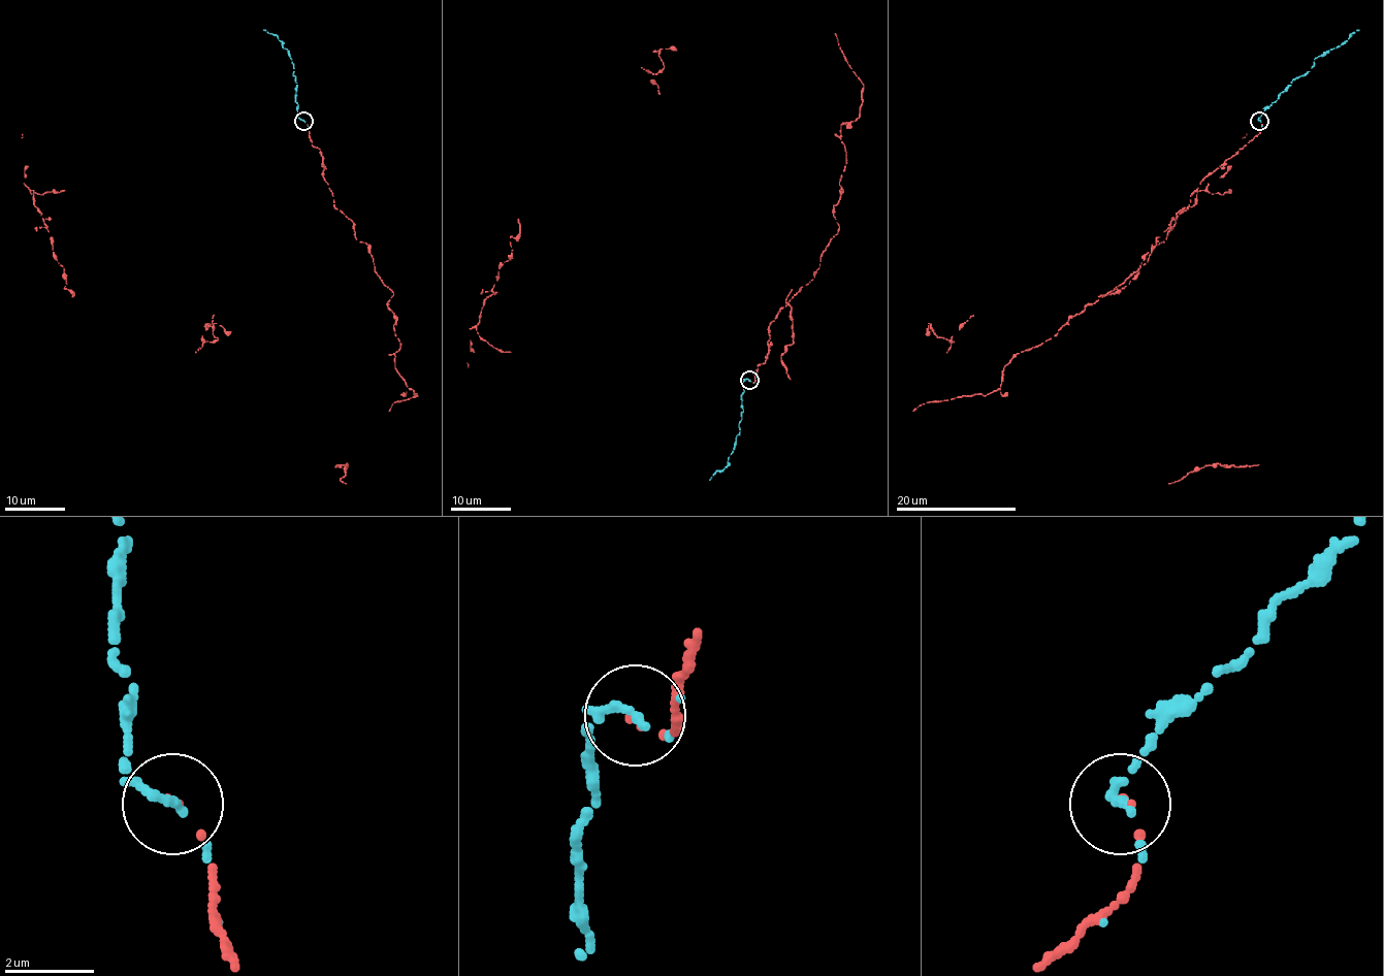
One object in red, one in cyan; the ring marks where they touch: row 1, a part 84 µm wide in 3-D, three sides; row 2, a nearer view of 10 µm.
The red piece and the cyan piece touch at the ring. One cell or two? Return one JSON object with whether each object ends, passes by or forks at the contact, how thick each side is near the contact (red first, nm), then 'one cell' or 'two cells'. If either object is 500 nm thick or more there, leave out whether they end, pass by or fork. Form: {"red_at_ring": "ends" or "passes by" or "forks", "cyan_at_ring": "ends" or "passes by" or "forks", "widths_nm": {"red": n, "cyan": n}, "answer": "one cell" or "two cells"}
{"red_at_ring": "ends", "cyan_at_ring": "passes by", "widths_nm": {"red": 90, "cyan": 160}, "answer": "one cell"}

